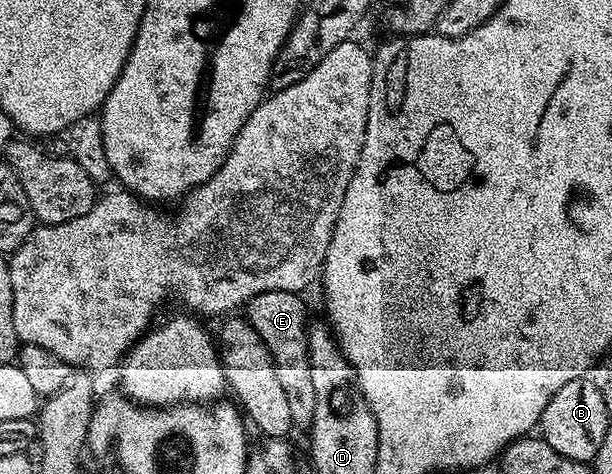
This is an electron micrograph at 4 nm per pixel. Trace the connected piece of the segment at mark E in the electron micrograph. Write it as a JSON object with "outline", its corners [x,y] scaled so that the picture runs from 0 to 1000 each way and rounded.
{"outline":[[[440,612],[433,620],[420,620],[400,646],[400,673],[410,681],[413,696],[420,696],[420,705],[426,705],[426,722],[433,722],[433,738],[440,738],[446,755],[459,825],[472,854],[477,897],[484,905],[502,907],[508,901],[518,838],[511,823],[511,787],[505,781],[502,745],[505,673],[502,675],[502,650],[495,643],[495,629],[490,618],[466,612]]]}

